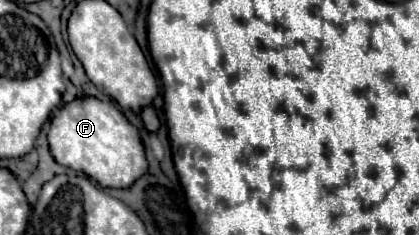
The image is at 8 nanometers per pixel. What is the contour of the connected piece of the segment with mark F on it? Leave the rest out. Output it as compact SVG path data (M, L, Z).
M81 97L55 109L49 127L49 149L59 165L85 173L101 187L131 187L147 171L139 131L113 103L95 97Z

